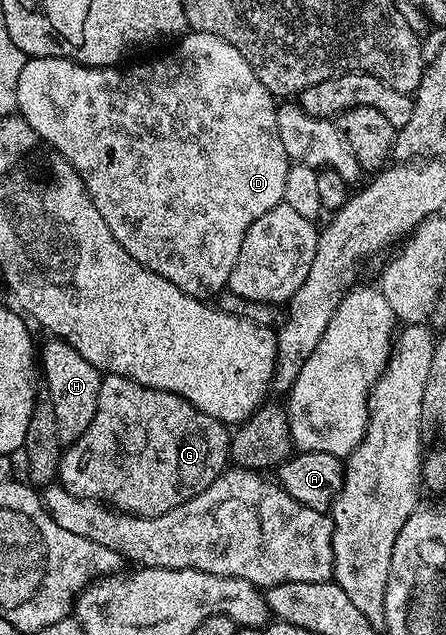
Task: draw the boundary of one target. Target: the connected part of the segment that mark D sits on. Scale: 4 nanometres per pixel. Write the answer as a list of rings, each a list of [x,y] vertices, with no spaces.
[[[189,31],[173,47],[170,53],[165,53],[154,61],[141,61],[130,69],[80,65],[66,57],[28,58],[23,71],[19,73],[16,112],[37,132],[42,142],[54,145],[61,152],[60,156],[72,163],[83,179],[99,215],[103,215],[107,227],[111,227],[111,235],[119,239],[119,243],[136,261],[155,271],[155,275],[163,275],[167,283],[175,283],[175,287],[179,287],[179,291],[187,295],[213,299],[228,286],[235,259],[239,259],[239,247],[243,247],[243,235],[247,235],[247,227],[251,227],[251,223],[255,223],[259,215],[267,215],[271,207],[284,202],[283,187],[287,183],[287,171],[291,162],[279,139],[277,105],[273,94],[267,91],[267,87],[263,87],[263,83],[259,83],[255,71],[251,71],[251,63],[247,63],[247,59],[243,59],[243,55],[239,55],[239,51],[231,47],[231,43],[219,39],[219,35]]]

